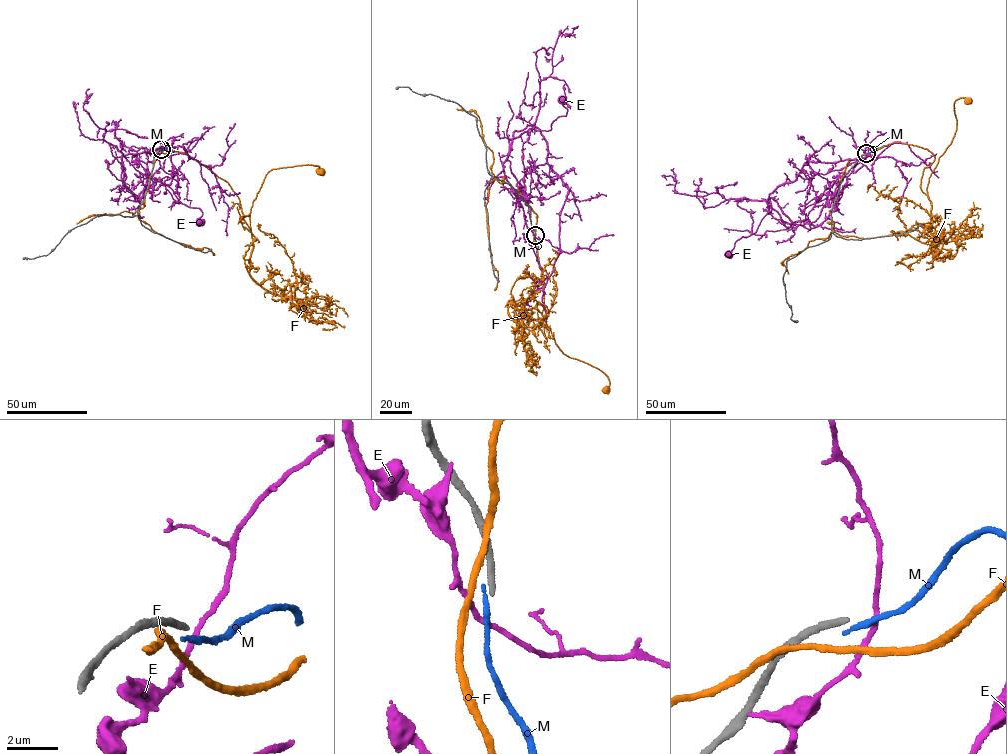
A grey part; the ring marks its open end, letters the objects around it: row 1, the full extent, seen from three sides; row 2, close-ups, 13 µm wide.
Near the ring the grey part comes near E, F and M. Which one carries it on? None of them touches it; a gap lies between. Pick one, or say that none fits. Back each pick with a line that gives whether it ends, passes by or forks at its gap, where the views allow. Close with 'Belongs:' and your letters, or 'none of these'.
Belongs: none of these

